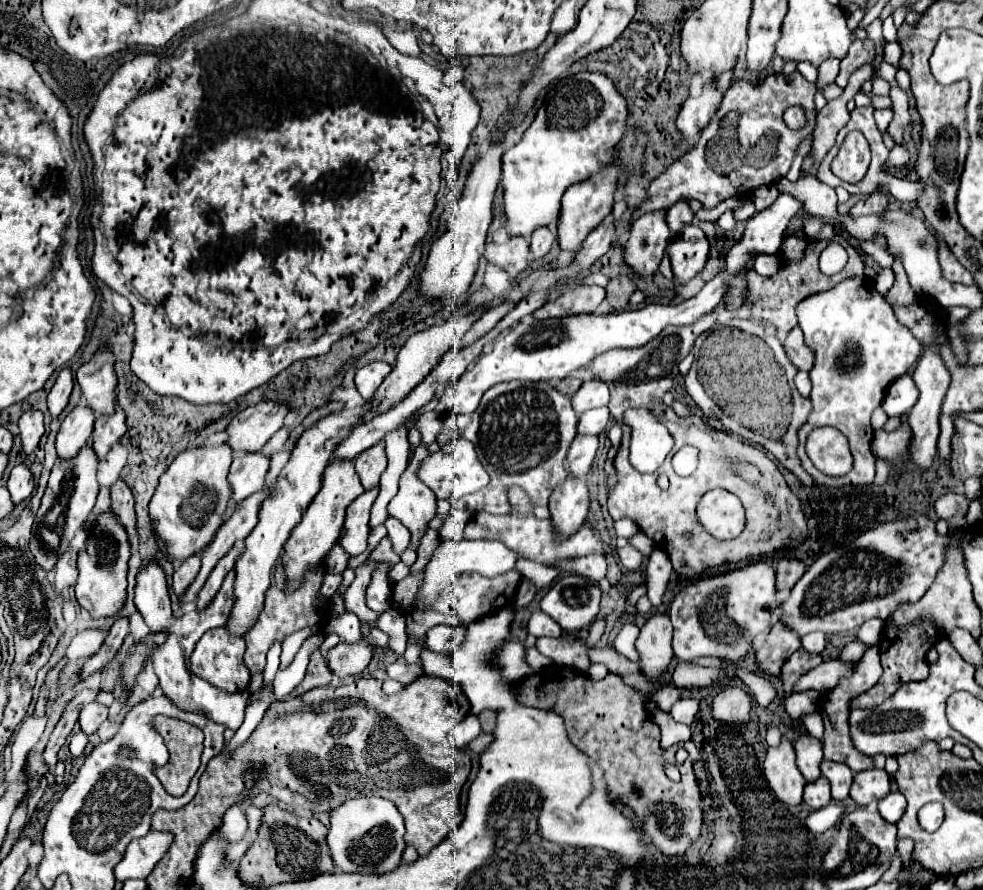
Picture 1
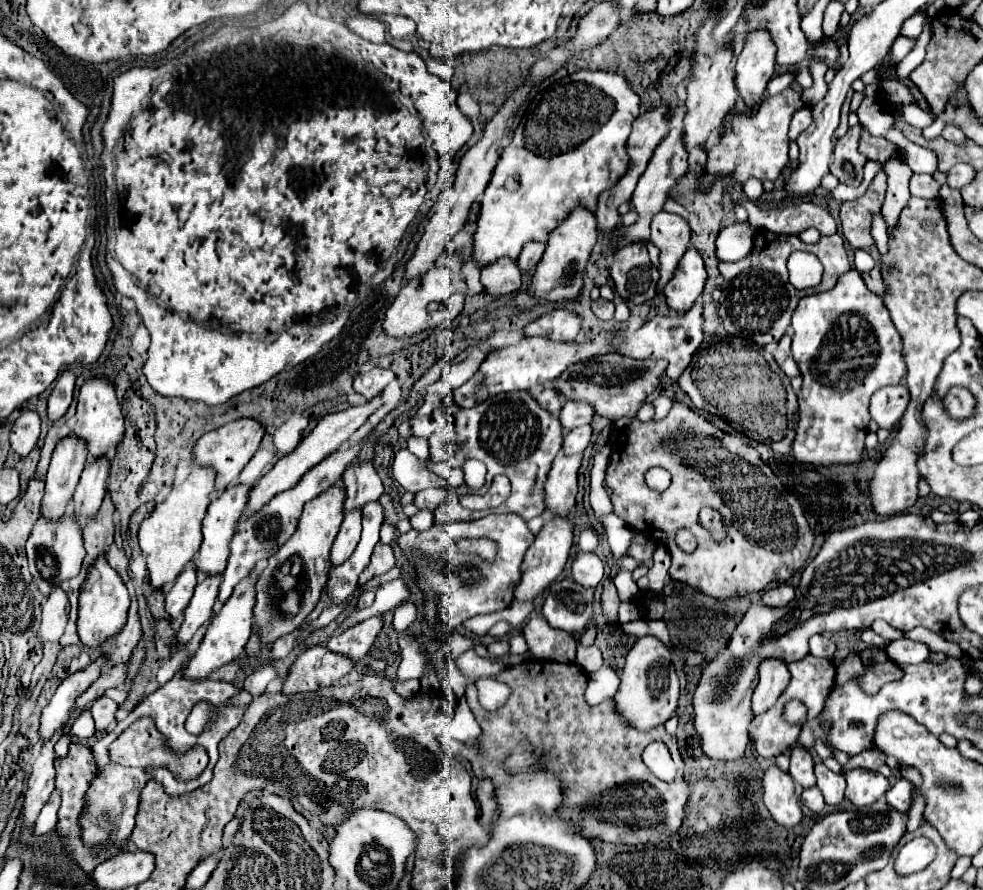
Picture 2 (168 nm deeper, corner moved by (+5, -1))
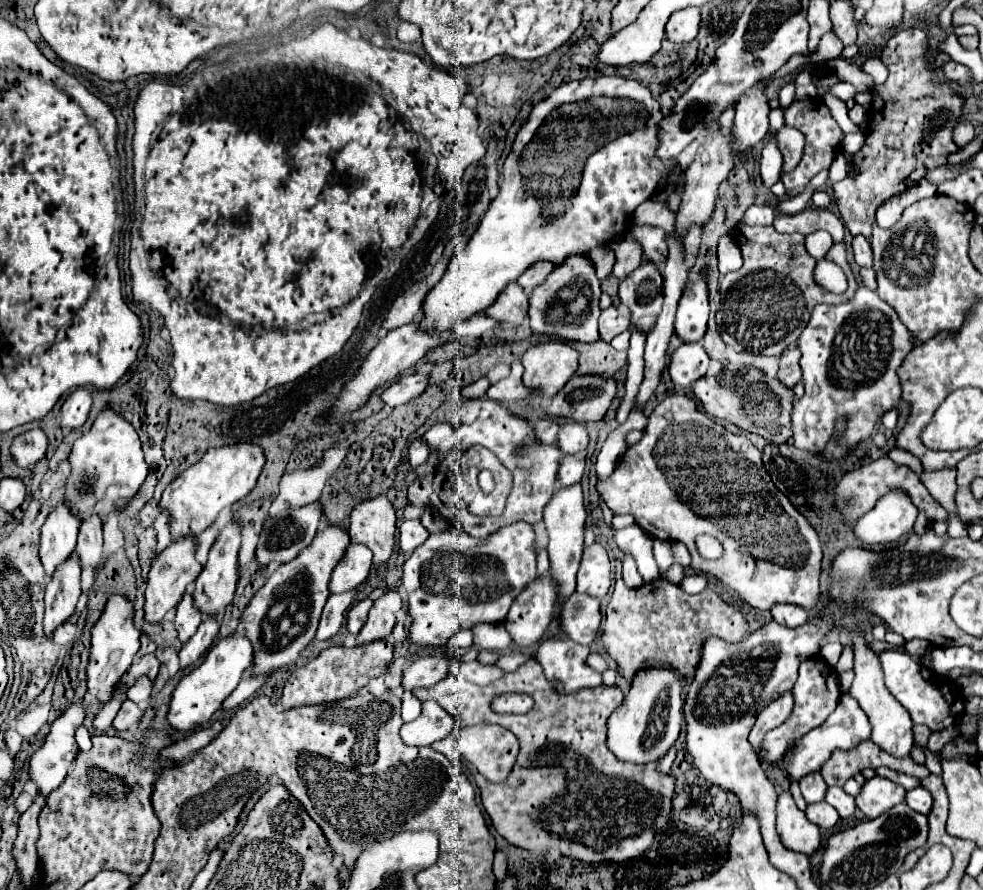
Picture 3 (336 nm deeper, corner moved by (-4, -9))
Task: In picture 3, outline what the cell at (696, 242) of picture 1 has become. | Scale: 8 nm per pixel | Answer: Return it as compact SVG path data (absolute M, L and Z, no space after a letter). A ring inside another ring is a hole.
M703 275L693 285L685 287L675 317L675 333L683 343L699 343L703 339L709 317L707 295L707 283Z

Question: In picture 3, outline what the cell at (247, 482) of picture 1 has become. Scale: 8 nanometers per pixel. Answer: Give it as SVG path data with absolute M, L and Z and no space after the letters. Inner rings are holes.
M231 521L221 537L215 541L215 545L209 551L209 561L203 567L201 575L195 581L195 607L207 615L207 617L219 617L225 613L225 607L229 605L229 601L233 599L235 593L235 585L237 585L237 551L239 551L239 543L241 543L241 529L235 521Z

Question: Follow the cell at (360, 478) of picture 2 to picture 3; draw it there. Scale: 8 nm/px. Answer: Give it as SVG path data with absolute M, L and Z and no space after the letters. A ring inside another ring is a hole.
M385 495L359 503L351 513L349 537L373 551L373 563L387 563L395 543L395 511Z

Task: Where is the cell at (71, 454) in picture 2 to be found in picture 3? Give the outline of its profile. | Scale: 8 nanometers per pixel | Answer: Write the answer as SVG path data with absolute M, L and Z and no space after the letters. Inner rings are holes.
M59 503L55 513L49 513L43 529L41 529L41 563L45 567L45 579L49 581L57 569L73 551L77 541L77 531L81 521L69 515L63 507L65 503Z

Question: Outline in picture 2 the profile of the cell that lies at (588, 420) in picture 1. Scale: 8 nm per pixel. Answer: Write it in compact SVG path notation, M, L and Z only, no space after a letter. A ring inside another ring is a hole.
M582 425L568 431L564 437L564 453L566 455L582 453L590 445L590 439L592 439L592 425Z

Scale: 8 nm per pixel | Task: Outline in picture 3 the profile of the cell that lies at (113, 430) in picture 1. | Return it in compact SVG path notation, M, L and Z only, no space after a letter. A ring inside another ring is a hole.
M89 519L89 523L81 523L79 539L75 553L81 561L83 569L97 569L101 563L103 549L103 523L101 519Z

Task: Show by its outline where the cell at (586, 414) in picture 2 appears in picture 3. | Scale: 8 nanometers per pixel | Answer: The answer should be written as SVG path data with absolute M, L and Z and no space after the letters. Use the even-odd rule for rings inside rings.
M565 423L557 437L557 445L563 451L563 455L573 455L577 451L587 449L587 443L589 443L587 429L579 423Z

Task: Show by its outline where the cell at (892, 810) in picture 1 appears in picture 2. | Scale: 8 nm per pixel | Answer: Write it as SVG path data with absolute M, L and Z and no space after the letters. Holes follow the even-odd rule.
M898 779L886 793L888 805L902 813L906 813L910 809L910 799L912 799L912 783L906 779Z

